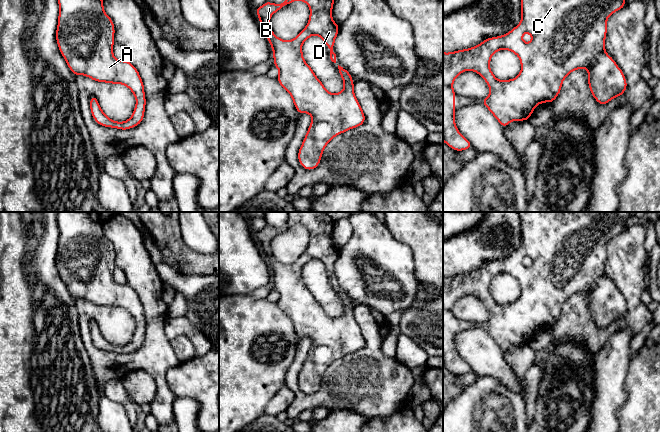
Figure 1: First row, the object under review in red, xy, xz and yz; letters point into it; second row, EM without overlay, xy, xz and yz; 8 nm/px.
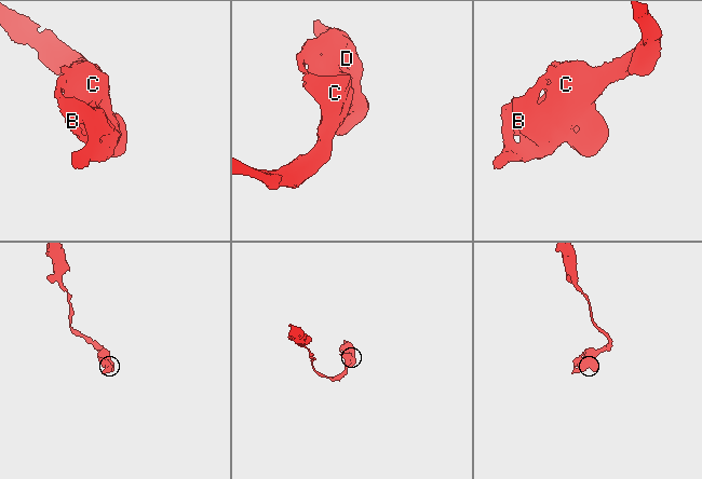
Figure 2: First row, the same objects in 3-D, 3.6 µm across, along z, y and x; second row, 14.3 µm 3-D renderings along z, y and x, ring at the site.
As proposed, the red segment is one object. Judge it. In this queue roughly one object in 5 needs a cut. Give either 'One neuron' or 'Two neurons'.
One neuron

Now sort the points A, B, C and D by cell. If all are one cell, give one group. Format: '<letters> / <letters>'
A B C D

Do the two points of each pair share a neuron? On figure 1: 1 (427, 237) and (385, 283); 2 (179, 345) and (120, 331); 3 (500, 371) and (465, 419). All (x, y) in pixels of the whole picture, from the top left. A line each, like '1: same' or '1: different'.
1: different
2: different
3: different

